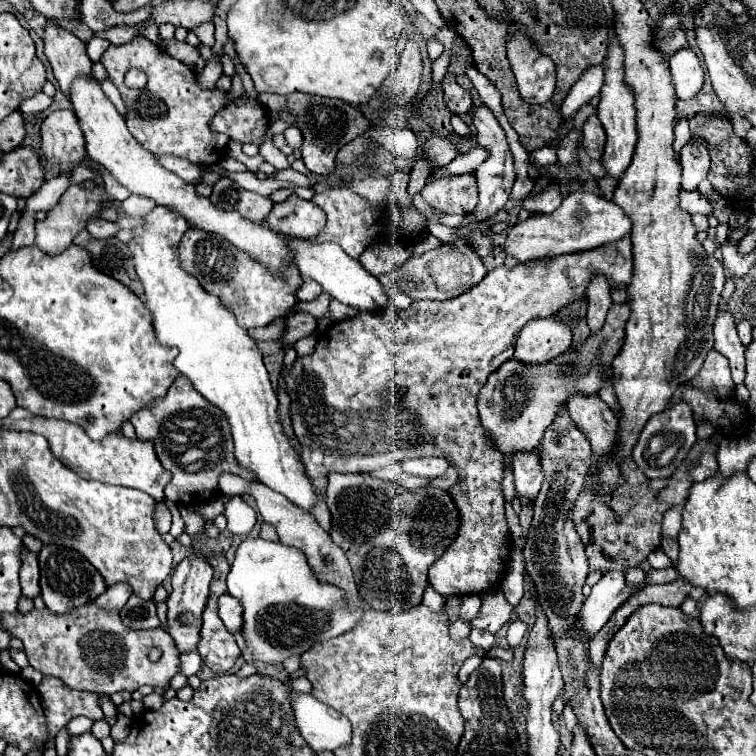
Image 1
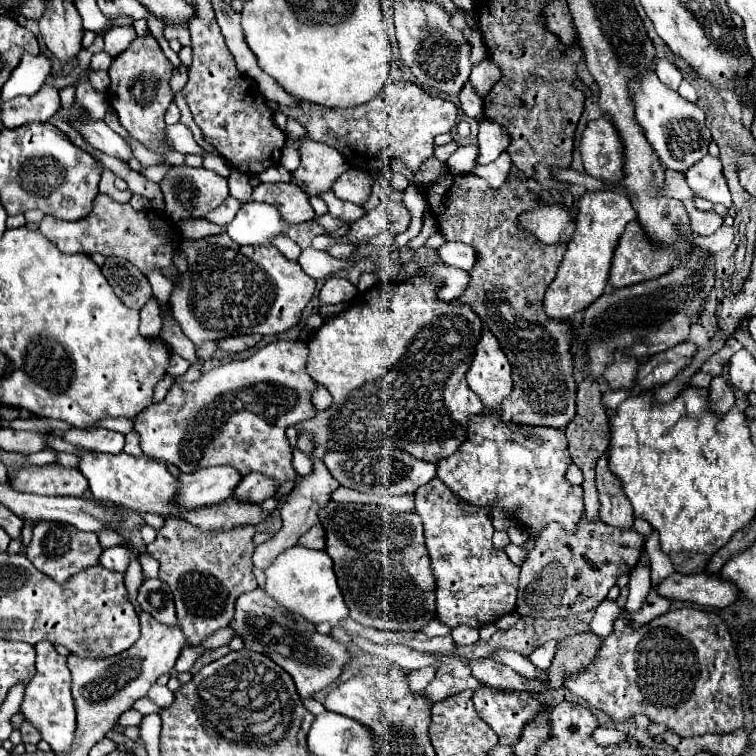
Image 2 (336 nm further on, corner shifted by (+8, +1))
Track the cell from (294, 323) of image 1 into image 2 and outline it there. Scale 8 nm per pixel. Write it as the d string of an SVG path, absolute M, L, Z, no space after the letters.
M251 334L251 336L233 336L233 338L225 338L221 342L217 342L217 346L221 350L227 350L227 352L243 352L247 348L253 348L263 336L261 334Z

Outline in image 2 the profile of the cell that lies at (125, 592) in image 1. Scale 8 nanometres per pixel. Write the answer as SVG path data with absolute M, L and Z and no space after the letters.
M123 546L107 548L107 550L103 550L99 562L101 562L103 568L107 568L107 570L111 570L111 572L125 574L125 570L127 570L127 566L129 566L129 550L123 548Z

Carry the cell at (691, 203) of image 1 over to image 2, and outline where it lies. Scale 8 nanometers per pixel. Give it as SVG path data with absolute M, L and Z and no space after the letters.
M707 154L695 166L691 166L691 170L687 170L685 176L695 196L709 202L719 202L727 208L733 204L731 192L727 188L727 180L723 178L723 166L719 158Z

